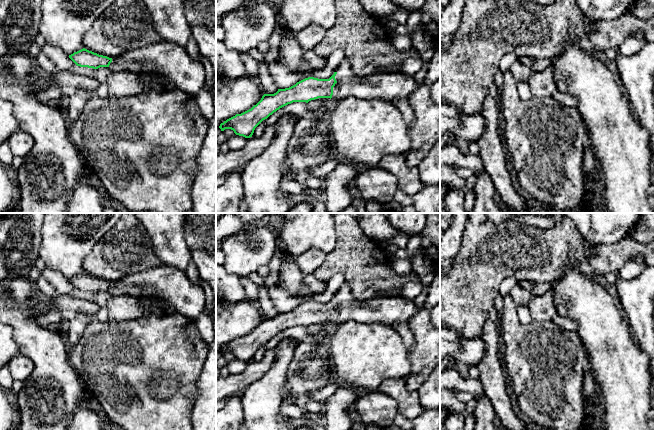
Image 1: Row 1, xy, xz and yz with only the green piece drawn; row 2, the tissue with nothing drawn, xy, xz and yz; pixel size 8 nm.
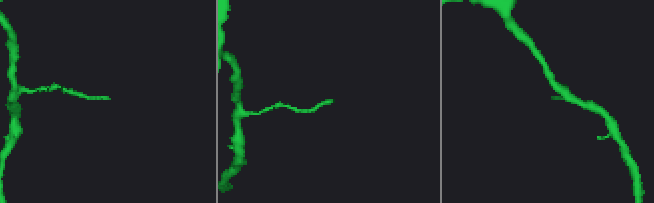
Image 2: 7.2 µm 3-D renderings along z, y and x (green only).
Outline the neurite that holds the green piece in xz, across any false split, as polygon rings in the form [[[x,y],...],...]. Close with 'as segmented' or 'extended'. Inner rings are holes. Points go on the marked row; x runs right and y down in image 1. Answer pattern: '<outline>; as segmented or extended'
[[[343,61],[337,72],[329,79],[318,79],[314,77],[305,78],[295,85],[278,89],[274,94],[264,94],[261,100],[254,105],[251,109],[227,119],[220,124],[221,131],[231,129],[236,135],[245,138],[252,137],[255,128],[265,119],[267,119],[274,112],[280,108],[291,104],[293,102],[306,102],[318,98],[330,98],[331,100],[338,101],[347,96],[355,96],[362,99],[379,98],[386,101],[407,99],[408,96],[421,85],[414,81],[413,76],[408,76],[403,73],[376,73],[368,76],[358,76],[352,72],[348,62]]]; extended

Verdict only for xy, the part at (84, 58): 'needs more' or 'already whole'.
needs more

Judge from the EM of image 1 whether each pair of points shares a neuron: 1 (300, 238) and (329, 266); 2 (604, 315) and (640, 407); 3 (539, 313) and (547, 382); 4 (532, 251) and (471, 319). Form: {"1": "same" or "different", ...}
{"1": "different", "2": "same", "3": "different", "4": "same"}

